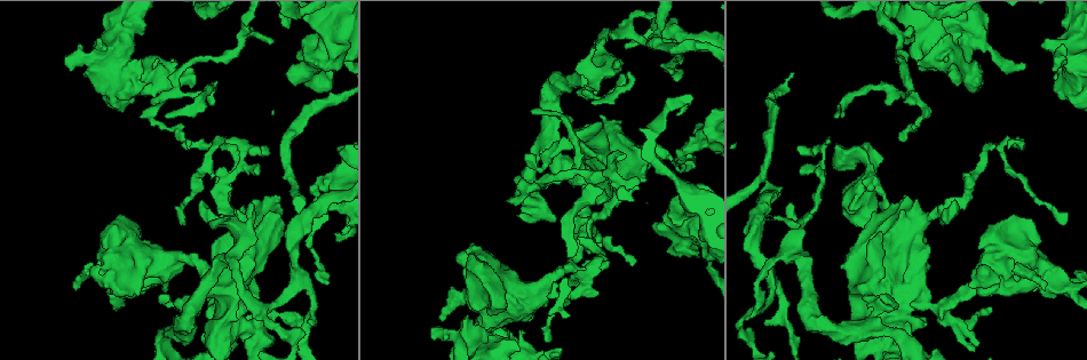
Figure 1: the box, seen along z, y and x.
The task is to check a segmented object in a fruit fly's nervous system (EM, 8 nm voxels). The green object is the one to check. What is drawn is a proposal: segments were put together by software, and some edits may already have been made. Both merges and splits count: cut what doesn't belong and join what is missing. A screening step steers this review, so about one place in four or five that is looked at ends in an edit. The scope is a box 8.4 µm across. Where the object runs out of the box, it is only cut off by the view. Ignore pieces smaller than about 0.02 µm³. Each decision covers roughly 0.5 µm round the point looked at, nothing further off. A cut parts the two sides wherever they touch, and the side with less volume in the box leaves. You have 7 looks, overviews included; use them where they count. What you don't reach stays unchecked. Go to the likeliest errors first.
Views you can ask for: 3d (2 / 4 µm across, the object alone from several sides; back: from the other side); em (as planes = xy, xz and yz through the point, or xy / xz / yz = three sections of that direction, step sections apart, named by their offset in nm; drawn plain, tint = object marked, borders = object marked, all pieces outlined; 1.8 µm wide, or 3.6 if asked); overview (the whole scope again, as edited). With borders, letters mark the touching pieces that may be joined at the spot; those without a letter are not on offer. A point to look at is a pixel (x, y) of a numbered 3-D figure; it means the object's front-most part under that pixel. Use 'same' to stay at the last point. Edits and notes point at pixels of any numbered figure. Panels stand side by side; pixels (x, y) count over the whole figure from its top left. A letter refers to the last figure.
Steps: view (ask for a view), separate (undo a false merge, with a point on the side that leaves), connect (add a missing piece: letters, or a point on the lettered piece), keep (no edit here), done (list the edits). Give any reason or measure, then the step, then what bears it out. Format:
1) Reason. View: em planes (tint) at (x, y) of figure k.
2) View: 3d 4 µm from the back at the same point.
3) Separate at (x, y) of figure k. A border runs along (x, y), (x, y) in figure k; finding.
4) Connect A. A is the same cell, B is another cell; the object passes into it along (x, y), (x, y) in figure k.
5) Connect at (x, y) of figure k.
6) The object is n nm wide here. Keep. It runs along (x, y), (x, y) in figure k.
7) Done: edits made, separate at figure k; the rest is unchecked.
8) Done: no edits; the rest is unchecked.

Thick turns thin. View: 3d 4 µm at (221, 335) of figure 1.

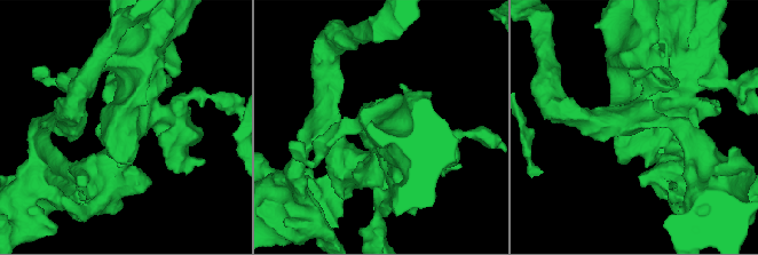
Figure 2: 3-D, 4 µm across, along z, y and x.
Need the tissue. View: em planes (borders) at (122, 126) of figure 2.

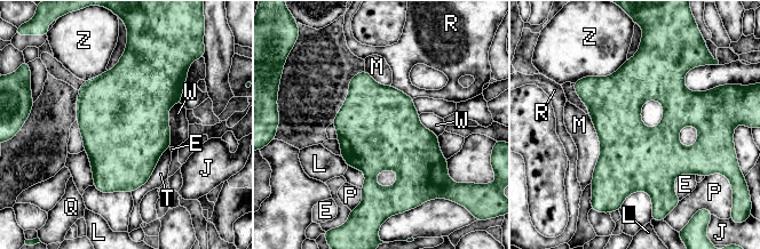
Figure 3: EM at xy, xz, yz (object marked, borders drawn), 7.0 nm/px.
The longest contact is with M, 480 nm. Keep. E, J, L, M, P, Q, R, T, W and Z are other cells; a border runs along (176, 102), (168, 113), (169, 146) in figure 3; all the same neuron.

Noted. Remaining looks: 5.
Thick turns thin. View: 3d 2 µm at (1063, 281) of figure 1.

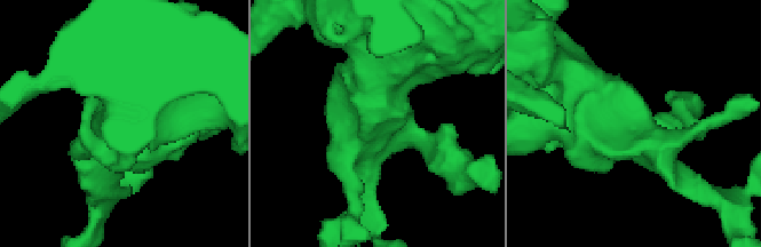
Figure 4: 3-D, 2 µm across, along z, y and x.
View: em planes (plain) at (633, 126) of figure 4.

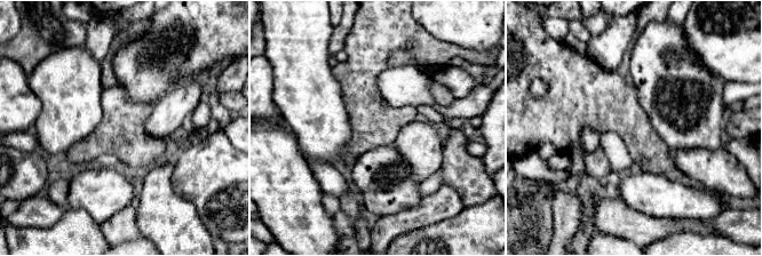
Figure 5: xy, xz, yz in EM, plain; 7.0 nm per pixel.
See the neighbours. View: em planes (borders) at the same point.

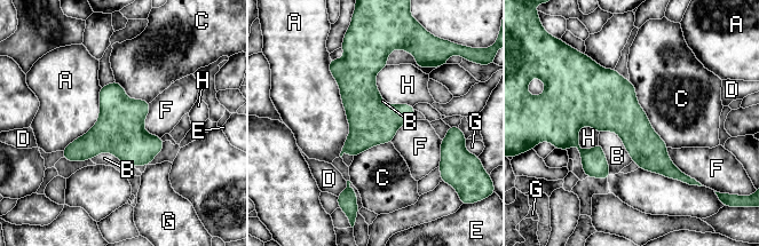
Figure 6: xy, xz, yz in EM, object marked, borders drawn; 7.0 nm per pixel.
Keep. A, B, C, D, E, F, G and H are other cells; a border runs along (599, 133), (615, 132), (633, 160) in figure 6; continuous, no second neuron.

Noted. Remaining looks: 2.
Abrupt turn. View: em 3.6 µm planes (borders) at (696, 219) of figure 1.

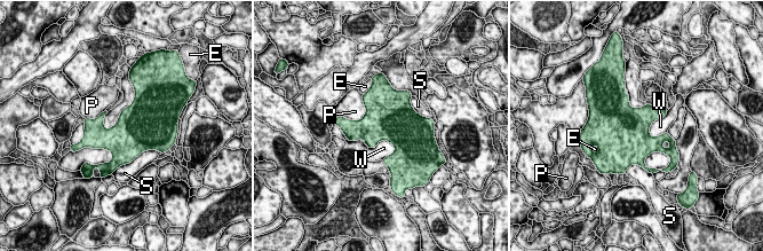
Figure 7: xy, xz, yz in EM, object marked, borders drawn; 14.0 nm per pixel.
Keep. E, P, S and W are other cells; a border runs along (668, 110), (651, 124), (651, 136) in figure 7; continuous, no second neuron.

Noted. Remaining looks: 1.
Done: no edits; the rest is unchecked.

